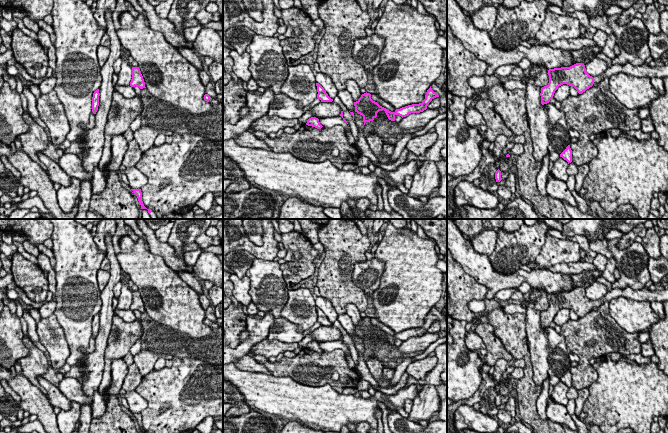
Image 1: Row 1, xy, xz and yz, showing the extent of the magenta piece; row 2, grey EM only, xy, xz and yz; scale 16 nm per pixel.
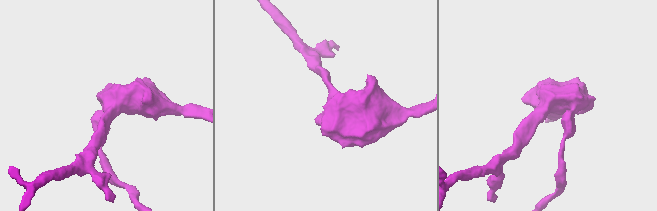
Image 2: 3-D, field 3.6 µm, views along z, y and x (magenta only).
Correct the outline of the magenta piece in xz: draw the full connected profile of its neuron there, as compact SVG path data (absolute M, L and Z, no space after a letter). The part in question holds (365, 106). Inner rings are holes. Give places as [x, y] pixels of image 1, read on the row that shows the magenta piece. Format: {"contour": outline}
{"contour": "M430 86L427 90L425 99L422 103L412 104L400 109L396 109L394 112L380 106L377 102L371 99L370 93L364 93L361 97L354 102L355 112L363 116L364 125L366 122L373 121L377 117L379 111L384 110L388 119L395 121L395 116L399 115L402 118L408 116L411 113L420 113L427 109L428 104L436 97L439 97L438 93L434 92Z"}

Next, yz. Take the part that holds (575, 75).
{"contour": "M576 63L570 67L549 69L549 83L541 88L541 104L544 105L549 103L553 98L555 91L563 84L573 86L579 94L582 94L592 87L594 83L599 83L604 78L610 78L612 75L620 72L635 77L663 78L668 77L668 65L650 67L646 63L641 66L633 66L631 63L626 63L624 65L616 63L598 76L590 76L586 72L586 68L583 63Z"}

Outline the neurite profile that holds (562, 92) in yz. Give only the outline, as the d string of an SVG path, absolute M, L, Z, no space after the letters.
M563 84L558 87L558 89L555 91L553 98L556 101L563 102L566 98L570 96L570 86L567 84Z

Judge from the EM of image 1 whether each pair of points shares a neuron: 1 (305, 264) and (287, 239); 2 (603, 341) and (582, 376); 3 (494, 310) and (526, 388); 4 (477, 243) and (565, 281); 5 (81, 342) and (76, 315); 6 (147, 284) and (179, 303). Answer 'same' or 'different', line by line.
1: same
2: same
3: same
4: different
5: same
6: same

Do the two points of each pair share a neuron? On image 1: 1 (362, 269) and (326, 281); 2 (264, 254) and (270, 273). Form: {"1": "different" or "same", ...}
{"1": "different", "2": "different"}

